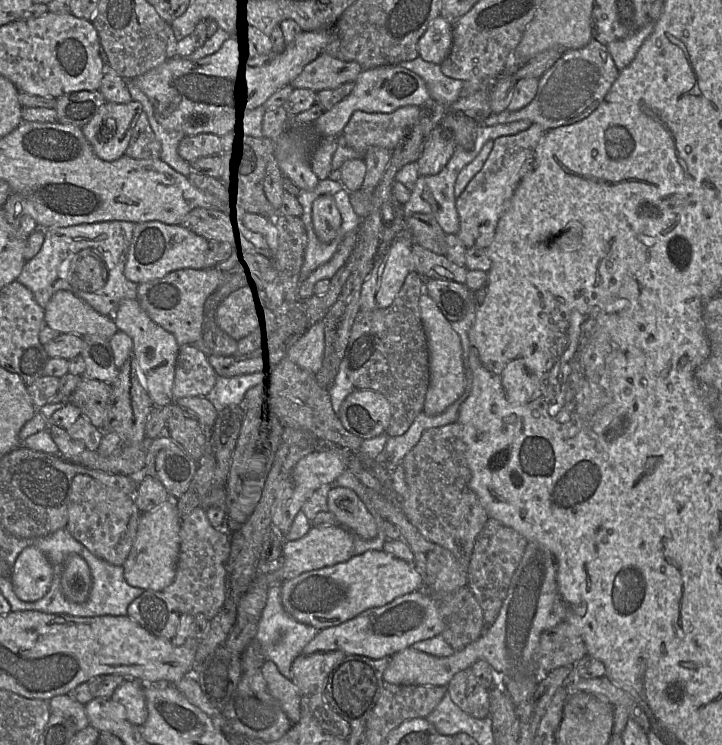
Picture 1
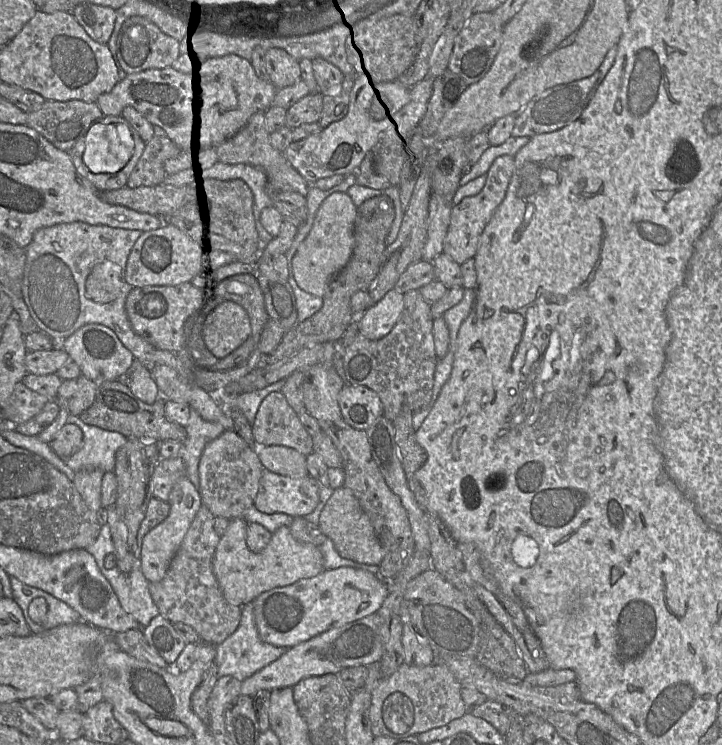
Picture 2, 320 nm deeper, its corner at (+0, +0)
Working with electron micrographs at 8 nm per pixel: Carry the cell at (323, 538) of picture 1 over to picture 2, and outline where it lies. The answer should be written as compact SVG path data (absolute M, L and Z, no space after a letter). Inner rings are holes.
M241 517L230 519L213 556L214 575L224 598L230 604L242 607L265 591L291 585L324 570L320 548L293 538L290 526L279 527L272 533L268 545L262 551L254 552L247 546L247 525L248 522Z

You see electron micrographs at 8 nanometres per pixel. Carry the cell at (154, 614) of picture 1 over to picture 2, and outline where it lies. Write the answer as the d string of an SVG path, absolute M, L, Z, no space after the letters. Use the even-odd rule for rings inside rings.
M158 614L142 629L147 643L154 648L170 667L174 664L187 644L174 629L173 624Z

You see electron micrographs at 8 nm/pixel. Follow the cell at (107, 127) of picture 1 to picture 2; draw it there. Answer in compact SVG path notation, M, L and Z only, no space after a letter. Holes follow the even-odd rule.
M103 116L91 125L85 138L80 139L68 152L77 172L87 179L97 191L126 187L127 180L143 154L146 143L133 126L118 116Z

